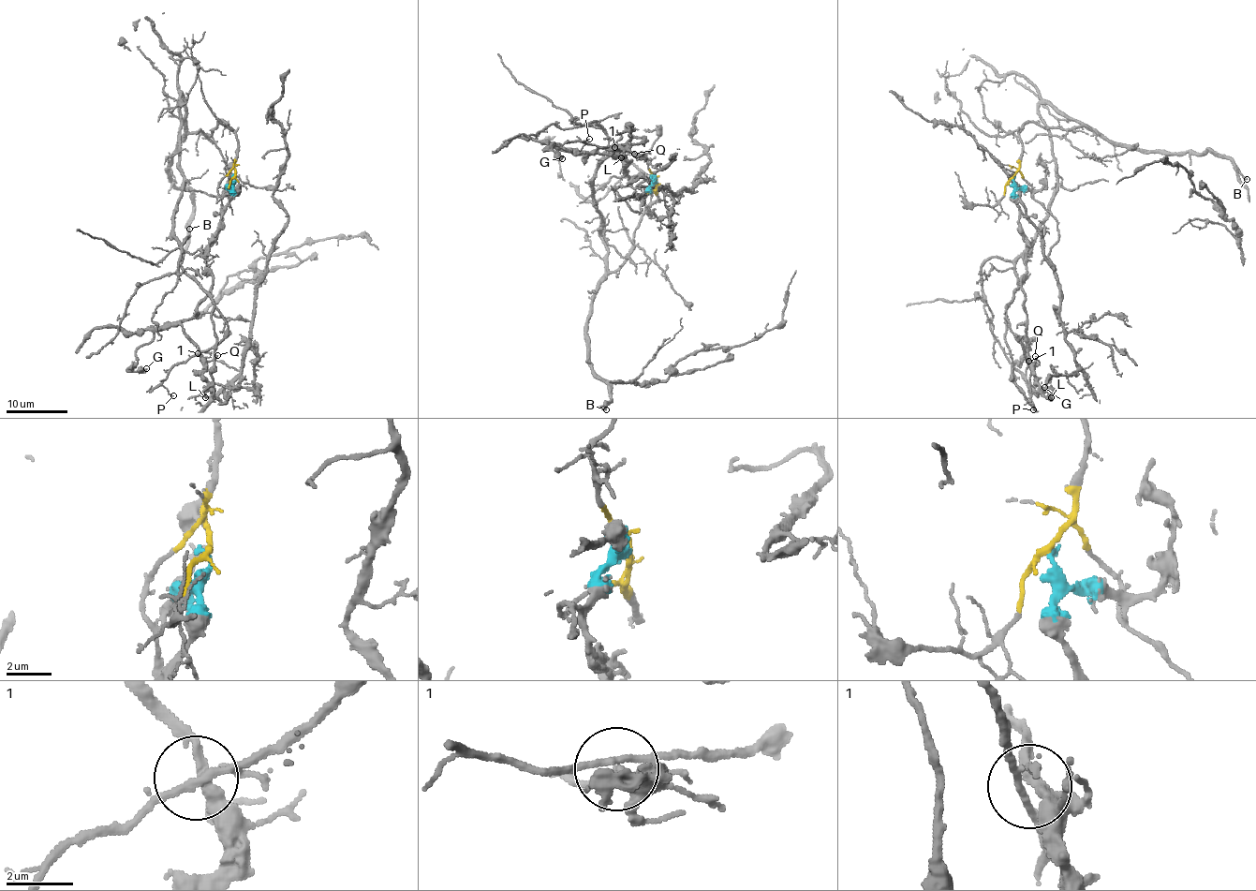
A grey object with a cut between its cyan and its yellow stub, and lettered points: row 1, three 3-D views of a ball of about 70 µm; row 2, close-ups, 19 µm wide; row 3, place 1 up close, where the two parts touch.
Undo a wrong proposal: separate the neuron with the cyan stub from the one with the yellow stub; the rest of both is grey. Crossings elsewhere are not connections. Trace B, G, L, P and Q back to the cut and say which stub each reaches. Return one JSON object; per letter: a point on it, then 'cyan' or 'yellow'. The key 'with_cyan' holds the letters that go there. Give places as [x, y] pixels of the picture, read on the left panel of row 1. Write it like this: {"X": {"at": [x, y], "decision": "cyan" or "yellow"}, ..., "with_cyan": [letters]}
{"B": {"at": [189, 229], "decision": "yellow"}, "G": {"at": [146, 368], "decision": "cyan"}, "L": {"at": [205, 397], "decision": "cyan"}, "P": {"at": [173, 395], "decision": "yellow"}, "Q": {"at": [217, 355], "decision": "cyan"}, "with_cyan": ["G", "L", "Q"]}

